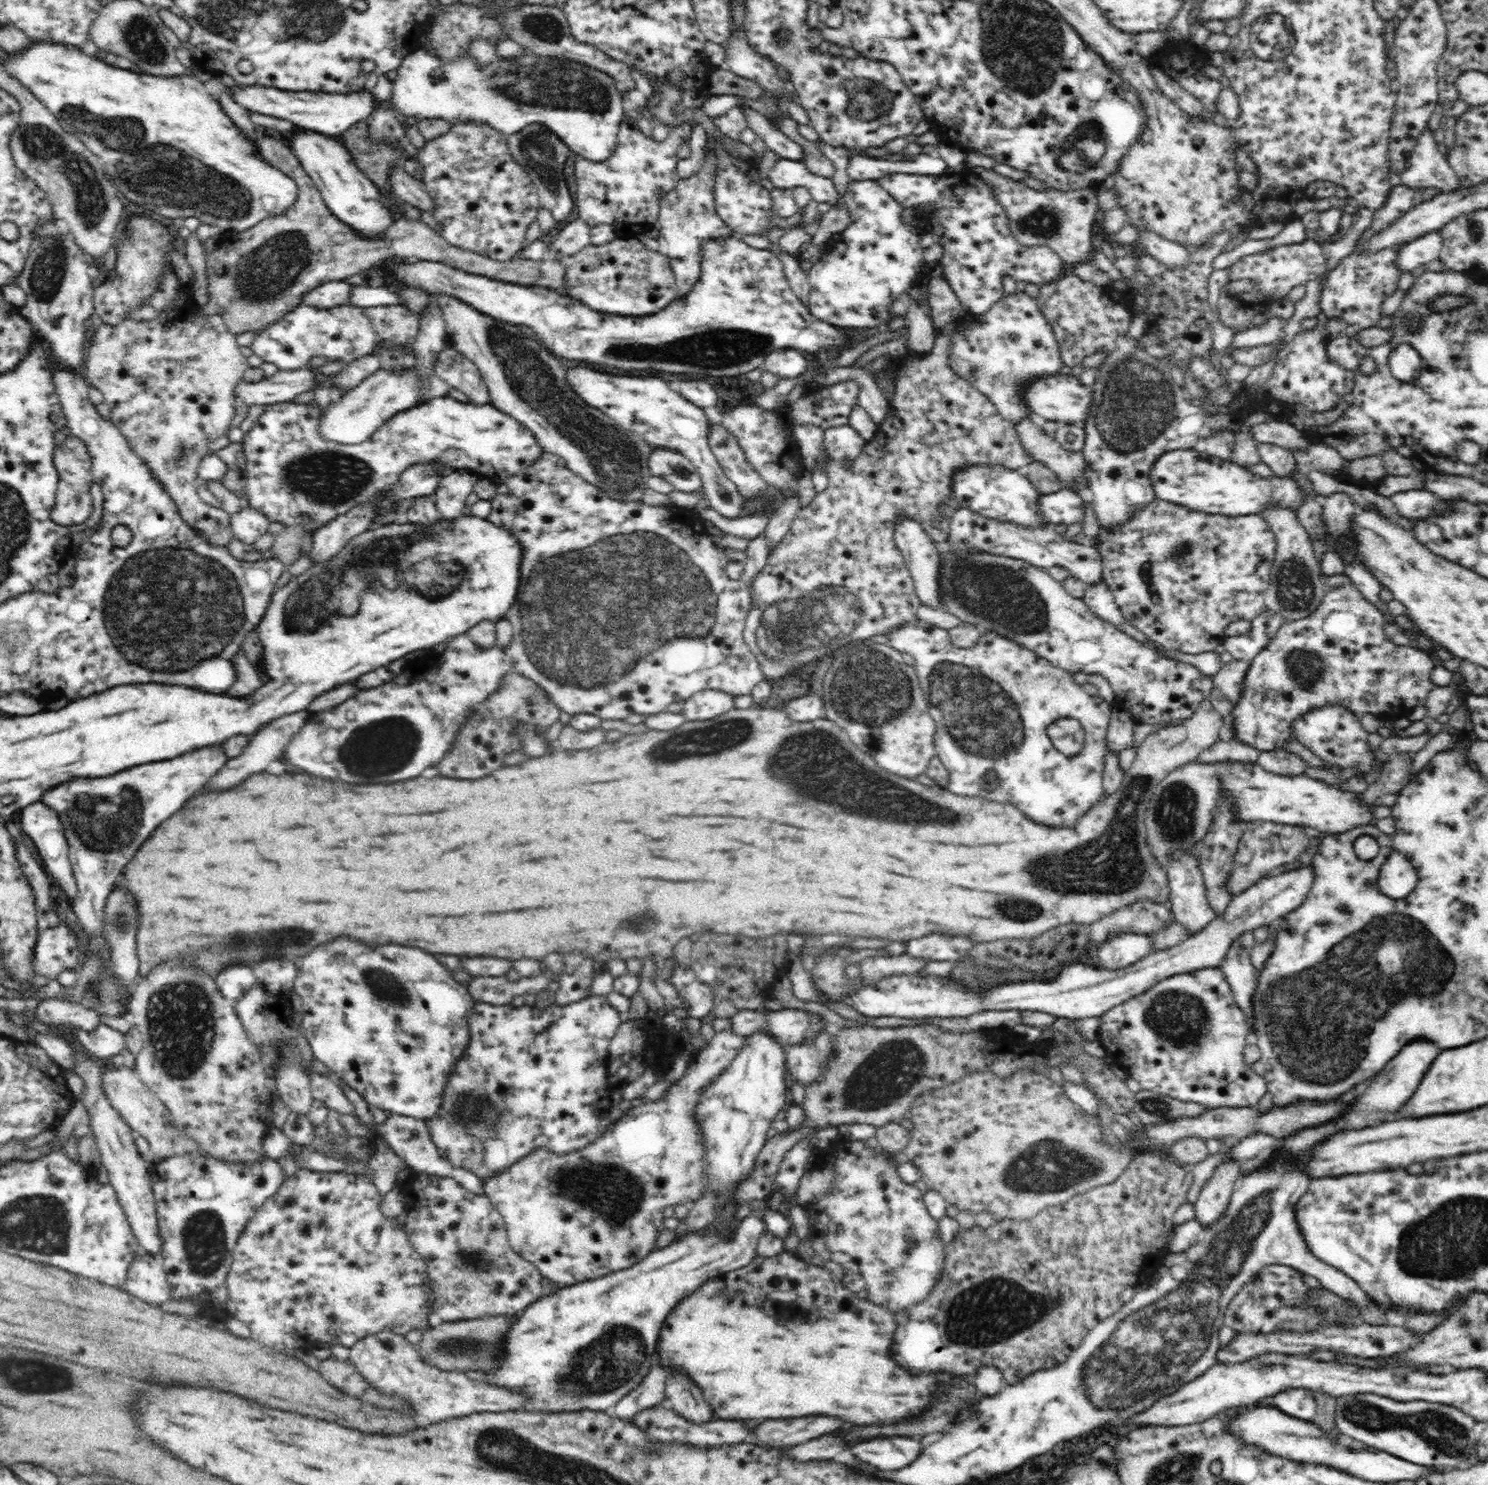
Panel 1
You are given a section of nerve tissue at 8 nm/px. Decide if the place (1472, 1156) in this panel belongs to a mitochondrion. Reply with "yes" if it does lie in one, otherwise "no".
no

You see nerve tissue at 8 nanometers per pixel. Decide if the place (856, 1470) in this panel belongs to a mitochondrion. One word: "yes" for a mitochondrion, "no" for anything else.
no

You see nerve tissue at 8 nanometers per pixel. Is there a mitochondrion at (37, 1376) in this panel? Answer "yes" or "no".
yes

